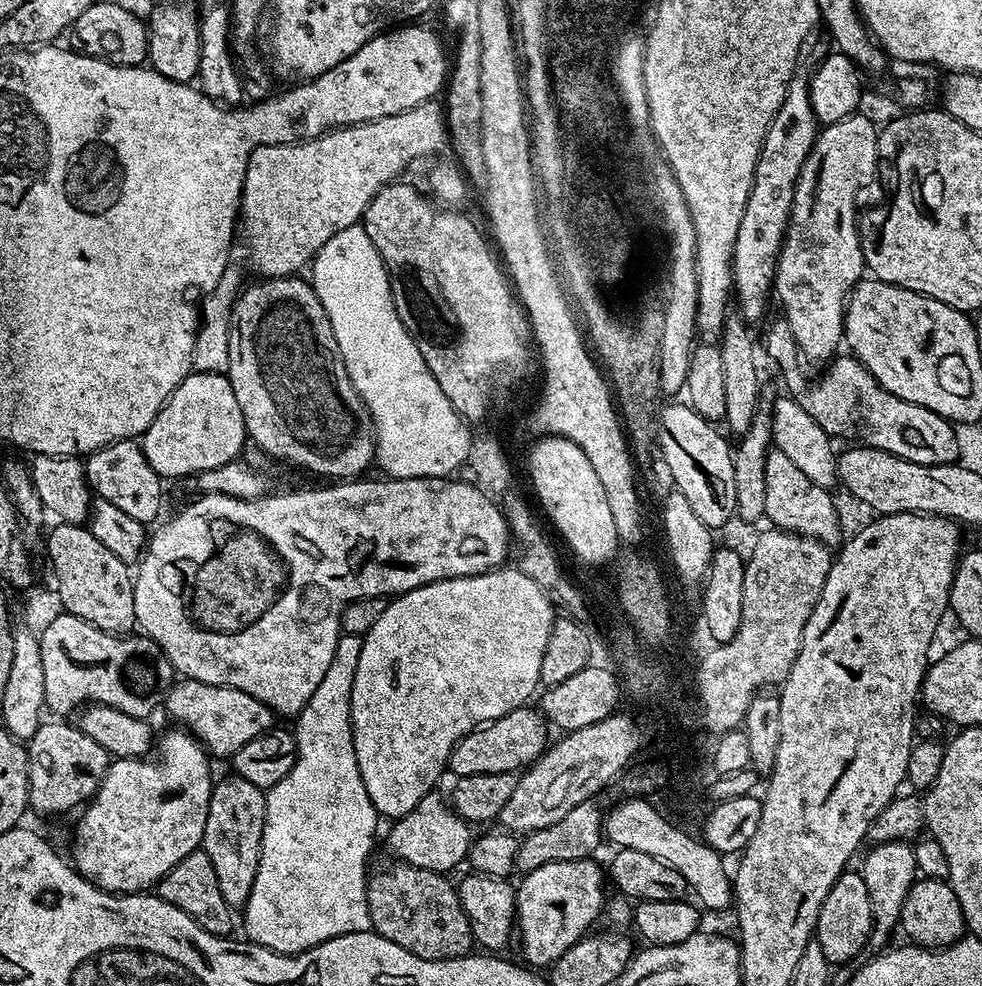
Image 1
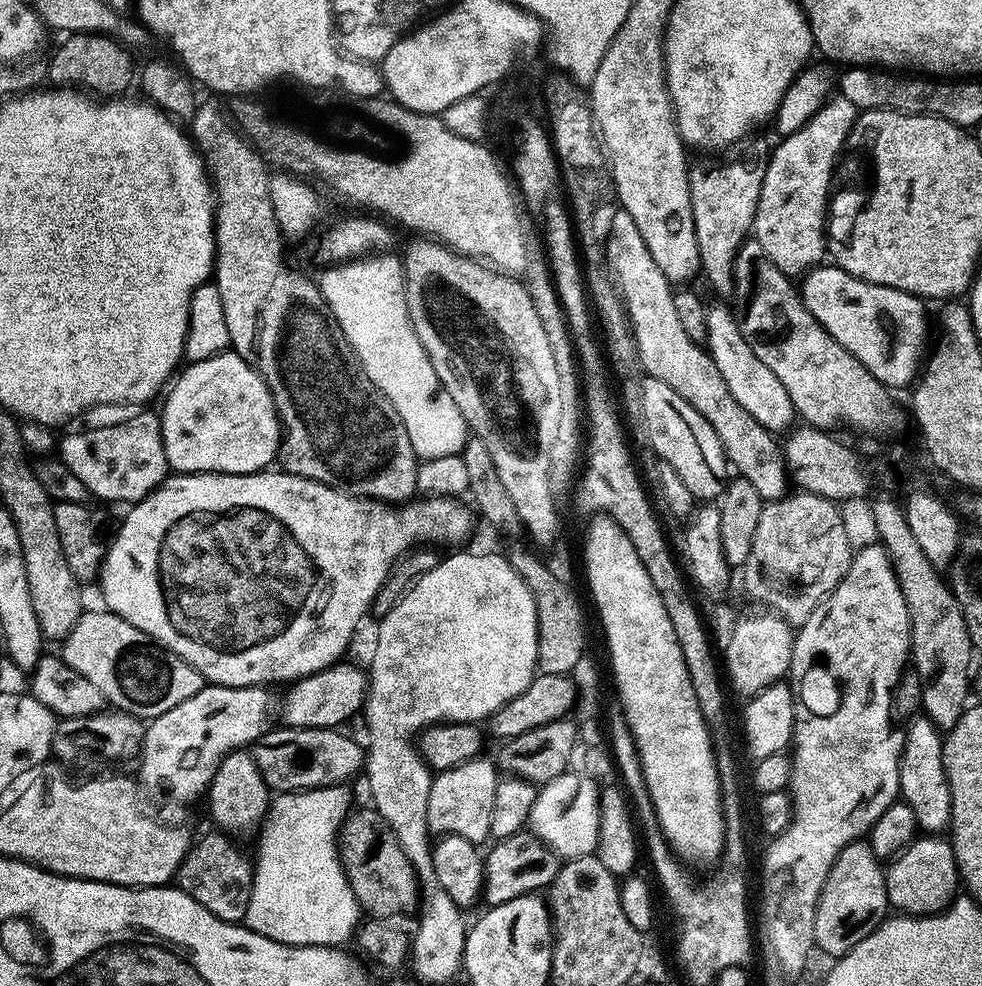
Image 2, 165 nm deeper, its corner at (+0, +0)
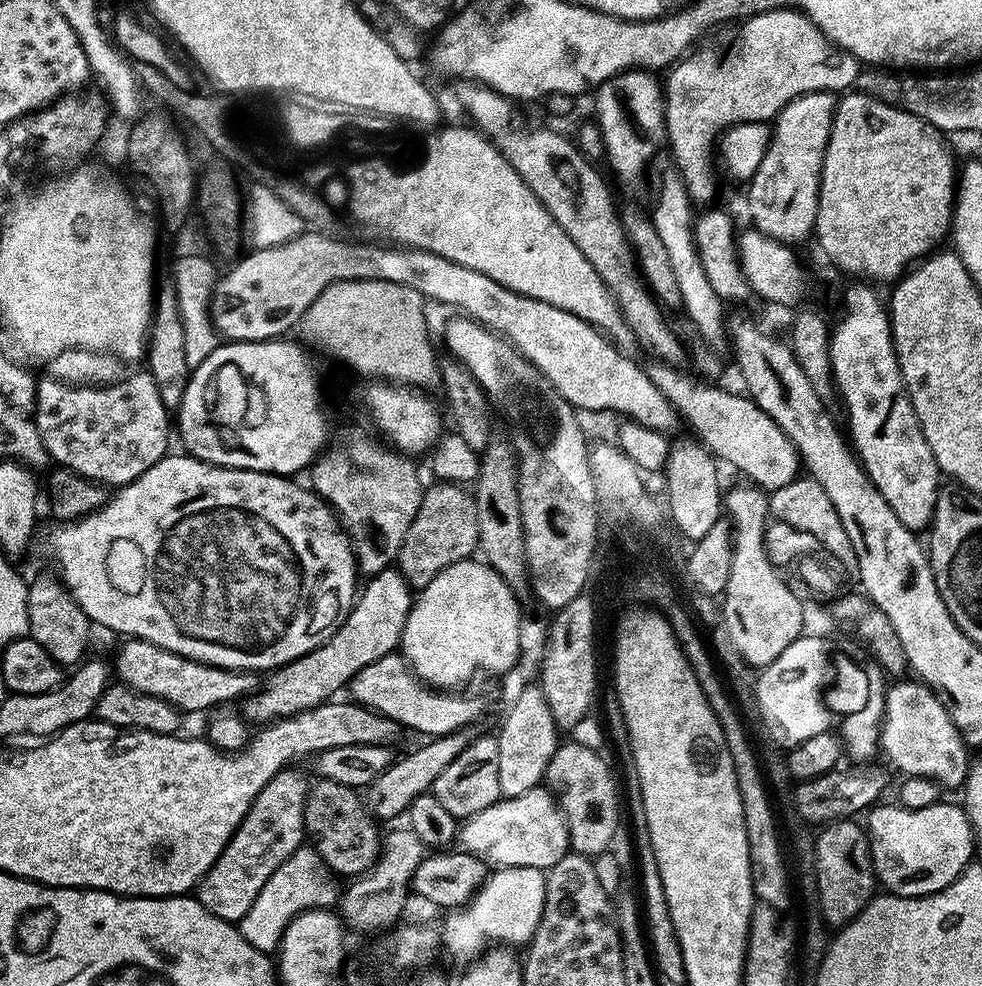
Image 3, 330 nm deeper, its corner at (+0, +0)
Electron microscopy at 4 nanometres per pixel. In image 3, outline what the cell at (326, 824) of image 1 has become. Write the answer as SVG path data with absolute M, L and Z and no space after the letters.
M302 846L274 874L270 874L270 882L262 886L262 894L254 898L254 906L246 910L246 914L238 921L240 932L258 950L272 954L280 947L280 940L284 937L286 926L303 912L310 912L313 908L331 909L338 900L338 888L332 885L333 877L329 869L322 863L320 855L311 846Z

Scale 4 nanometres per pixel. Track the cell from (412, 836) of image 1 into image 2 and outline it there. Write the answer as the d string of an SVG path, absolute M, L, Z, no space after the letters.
M477 758L435 773L430 786L430 802L426 802L426 822L429 833L441 837L457 835L475 846L489 839L490 810L494 804L494 790L498 783L497 767L485 758Z

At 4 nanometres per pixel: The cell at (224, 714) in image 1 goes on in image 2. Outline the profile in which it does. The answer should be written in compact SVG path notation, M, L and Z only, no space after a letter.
M337 662L320 672L303 676L287 689L284 701L279 701L278 716L286 728L335 728L341 727L343 720L359 713L368 694L368 677L365 669L352 664Z

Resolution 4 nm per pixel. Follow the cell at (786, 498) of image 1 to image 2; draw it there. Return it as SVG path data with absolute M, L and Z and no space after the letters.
M620 210L613 215L612 227L606 236L606 256L607 252L608 260L612 263L613 270L616 271L614 280L618 285L620 299L623 300L624 309L628 312L628 321L632 323L632 333L638 346L641 369L651 379L666 382L666 386L670 386L670 390L674 390L674 394L686 398L686 402L690 402L690 406L694 406L694 410L698 410L698 414L702 414L702 418L706 418L706 422L710 422L714 434L718 434L718 438L722 442L724 455L728 457L729 465L735 471L736 468L740 471L737 472L739 479L750 482L750 486L754 486L754 490L758 490L758 494L763 500L766 502L780 500L783 496L789 495L788 467L784 464L784 454L777 437L773 433L767 432L758 422L758 418L754 418L750 414L750 410L738 406L738 402L734 399L734 394L730 394L730 389L726 386L722 374L718 374L718 366L714 366L711 356L697 341L690 338L690 334L686 334L682 321L678 318L678 310L674 310L673 285L666 278L666 274L662 274L662 270L658 270L658 262L654 262L650 250L646 250L646 242L642 238L638 226L634 226L634 218L630 218L628 212Z

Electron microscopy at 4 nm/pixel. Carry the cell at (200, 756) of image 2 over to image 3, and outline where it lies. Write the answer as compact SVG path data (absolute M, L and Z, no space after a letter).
M396 566L384 568L367 583L346 619L341 620L336 633L322 647L275 669L263 687L243 701L242 712L249 721L285 720L287 716L331 701L339 688L347 689L351 685L354 674L358 674L362 666L370 666L370 662L378 662L378 658L393 655L400 648L406 618L412 609L413 589L408 587L406 578Z

